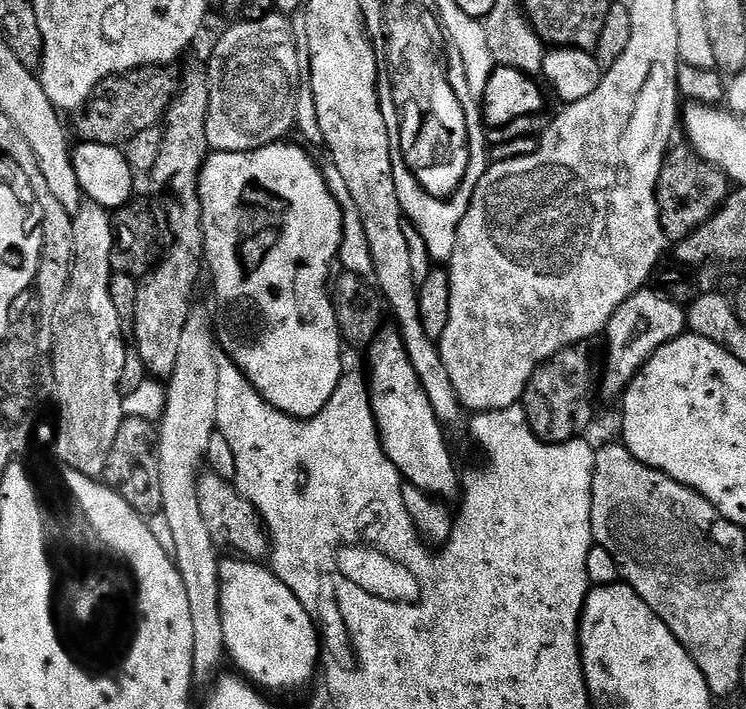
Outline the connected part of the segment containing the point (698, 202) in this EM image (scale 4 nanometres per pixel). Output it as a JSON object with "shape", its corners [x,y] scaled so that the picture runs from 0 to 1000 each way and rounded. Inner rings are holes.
{"shape":[[[926,206],[897,209],[879,264],[882,302],[891,340],[914,340],[933,322],[940,322],[976,281],[977,269],[975,244],[944,226]]]}

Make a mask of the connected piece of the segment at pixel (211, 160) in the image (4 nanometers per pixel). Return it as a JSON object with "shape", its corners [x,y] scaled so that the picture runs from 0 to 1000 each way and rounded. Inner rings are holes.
{"shape":[[[361,206],[361,207],[358,207],[358,209],[342,209],[342,210],[340,210],[340,212],[335,212],[335,213],[334,213],[334,214],[331,214],[331,216],[330,216],[330,217],[284,217],[284,219],[280,219],[280,221],[279,221],[279,227],[277,227],[277,228],[275,228],[275,231],[273,231],[273,233],[272,233],[272,234],[271,234],[271,240],[269,240],[269,241],[268,241],[268,285],[269,285],[269,288],[271,288],[271,324],[272,324],[272,326],[273,326],[273,365],[275,365],[275,368],[276,368],[276,378],[277,378],[277,382],[279,382],[279,378],[280,378],[280,381],[282,381],[282,382],[284,382],[284,401],[286,401],[286,403],[287,403],[287,405],[290,405],[290,440],[288,440],[288,434],[287,434],[287,472],[288,472],[288,477],[290,477],[290,482],[291,482],[291,487],[292,487],[292,491],[294,491],[294,495],[295,495],[295,496],[296,496],[296,498],[299,498],[299,501],[300,501],[300,502],[302,502],[302,504],[304,504],[304,506],[307,506],[307,508],[310,508],[310,509],[311,509],[311,512],[312,512],[312,513],[316,513],[316,515],[318,515],[318,516],[319,516],[319,518],[322,518],[322,520],[323,520],[323,522],[324,522],[324,528],[326,528],[326,529],[327,529],[327,530],[328,530],[328,532],[330,532],[330,535],[332,535],[332,536],[334,536],[334,539],[335,539],[335,540],[336,540],[336,542],[338,542],[338,543],[339,543],[339,544],[340,544],[340,550],[346,550],[346,556],[351,556],[351,561],[353,561],[353,563],[354,563],[354,564],[355,564],[355,566],[357,566],[357,568],[358,568],[358,570],[361,570],[361,571],[362,571],[362,573],[367,573],[367,574],[369,574],[369,575],[371,575],[371,578],[373,578],[373,580],[375,580],[375,581],[382,581],[382,583],[383,583],[383,585],[385,585],[385,587],[394,587],[394,588],[397,588],[397,591],[398,591],[398,592],[413,592],[413,591],[416,591],[416,588],[418,588],[418,587],[424,587],[424,585],[426,585],[426,584],[428,584],[428,581],[430,581],[430,580],[432,580],[432,578],[433,578],[433,577],[434,577],[434,574],[436,574],[436,573],[437,573],[437,567],[442,567],[442,561],[444,561],[444,560],[445,560],[445,557],[446,557],[446,556],[448,556],[448,550],[449,550],[449,549],[450,549],[450,546],[452,546],[452,544],[453,544],[453,539],[454,539],[454,537],[456,537],[456,532],[457,532],[457,530],[460,530],[460,529],[461,529],[461,526],[462,526],[462,523],[464,523],[464,515],[461,515],[461,502],[460,502],[460,499],[458,499],[458,498],[456,498],[456,491],[457,491],[457,492],[458,492],[458,481],[457,481],[457,478],[456,478],[456,461],[454,461],[454,460],[453,460],[453,454],[452,454],[452,453],[450,453],[450,433],[449,433],[449,432],[448,432],[448,430],[445,430],[445,419],[444,419],[444,416],[442,416],[442,389],[441,389],[441,395],[440,395],[440,382],[442,382],[442,381],[444,381],[444,378],[445,378],[445,372],[446,372],[446,378],[448,378],[448,368],[449,368],[449,367],[450,367],[450,365],[452,365],[452,362],[454,362],[454,360],[456,360],[456,343],[457,343],[457,341],[458,341],[458,324],[460,324],[460,323],[461,323],[461,303],[460,303],[460,302],[458,302],[458,296],[457,296],[457,295],[456,295],[456,292],[454,292],[454,291],[453,291],[453,285],[452,285],[452,283],[450,283],[450,281],[449,281],[449,279],[448,279],[448,274],[442,274],[442,268],[441,268],[441,267],[440,267],[440,248],[438,248],[438,247],[436,247],[436,244],[433,244],[433,245],[432,245],[432,244],[429,244],[429,237],[428,237],[428,234],[426,234],[426,233],[424,233],[424,231],[422,231],[422,228],[421,228],[421,227],[418,227],[418,226],[417,226],[417,223],[416,223],[416,221],[413,221],[413,220],[408,220],[408,214],[406,214],[406,212],[405,212],[405,210],[402,210],[402,209],[375,209],[375,207],[381,207],[381,206]]]}

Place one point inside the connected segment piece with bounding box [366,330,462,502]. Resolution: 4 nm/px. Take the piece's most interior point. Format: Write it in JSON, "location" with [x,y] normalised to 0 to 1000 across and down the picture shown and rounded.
{"location":[552,615]}

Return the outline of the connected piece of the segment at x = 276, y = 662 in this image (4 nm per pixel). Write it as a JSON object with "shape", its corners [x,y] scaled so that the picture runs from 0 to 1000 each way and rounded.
{"shape":[[[306,788],[311,790],[295,793],[295,859],[300,913],[310,935],[312,931],[339,966],[361,977],[410,969],[432,931],[422,874],[363,800],[342,790]]]}

